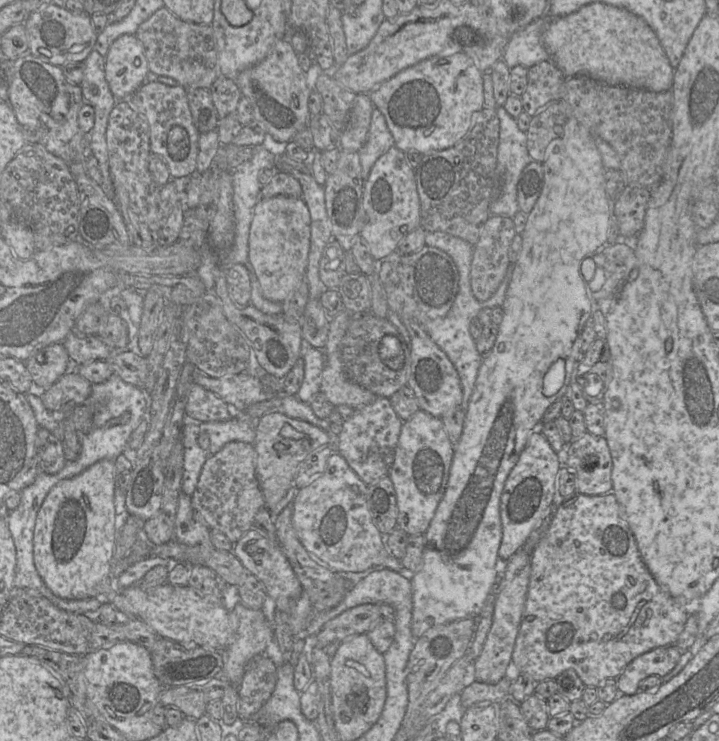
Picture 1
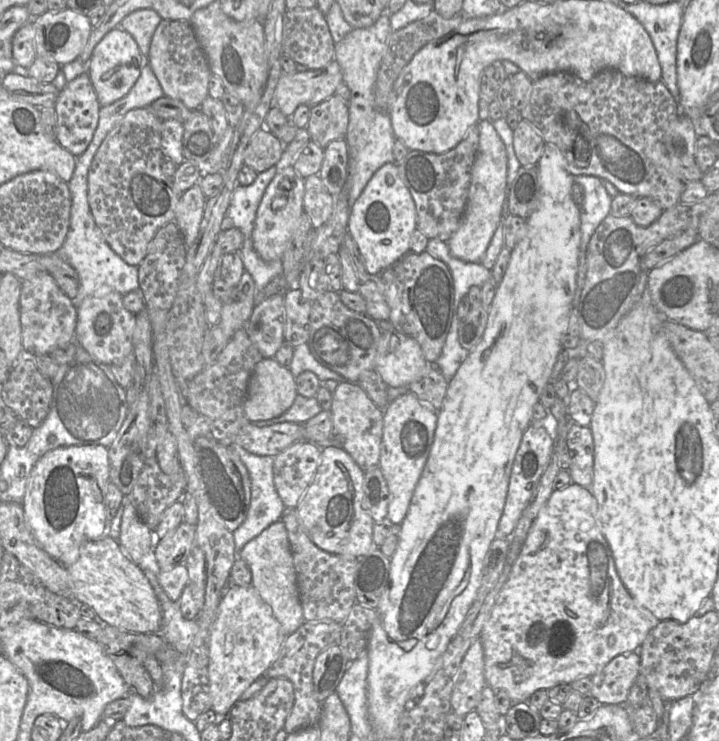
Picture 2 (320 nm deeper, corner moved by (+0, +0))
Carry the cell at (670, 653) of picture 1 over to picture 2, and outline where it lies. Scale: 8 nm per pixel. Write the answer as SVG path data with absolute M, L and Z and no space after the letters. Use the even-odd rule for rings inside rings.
M638 651L624 652L591 676L590 695L601 705L624 705L629 691L640 675Z

